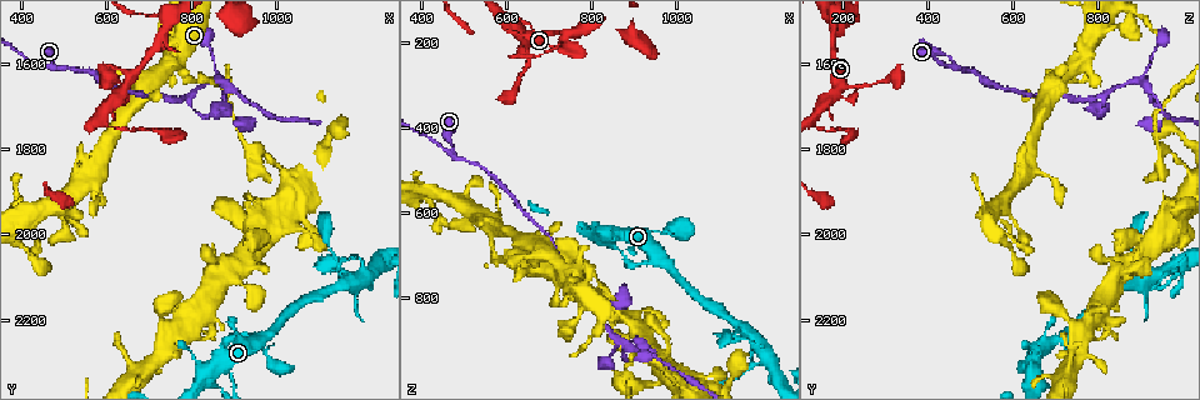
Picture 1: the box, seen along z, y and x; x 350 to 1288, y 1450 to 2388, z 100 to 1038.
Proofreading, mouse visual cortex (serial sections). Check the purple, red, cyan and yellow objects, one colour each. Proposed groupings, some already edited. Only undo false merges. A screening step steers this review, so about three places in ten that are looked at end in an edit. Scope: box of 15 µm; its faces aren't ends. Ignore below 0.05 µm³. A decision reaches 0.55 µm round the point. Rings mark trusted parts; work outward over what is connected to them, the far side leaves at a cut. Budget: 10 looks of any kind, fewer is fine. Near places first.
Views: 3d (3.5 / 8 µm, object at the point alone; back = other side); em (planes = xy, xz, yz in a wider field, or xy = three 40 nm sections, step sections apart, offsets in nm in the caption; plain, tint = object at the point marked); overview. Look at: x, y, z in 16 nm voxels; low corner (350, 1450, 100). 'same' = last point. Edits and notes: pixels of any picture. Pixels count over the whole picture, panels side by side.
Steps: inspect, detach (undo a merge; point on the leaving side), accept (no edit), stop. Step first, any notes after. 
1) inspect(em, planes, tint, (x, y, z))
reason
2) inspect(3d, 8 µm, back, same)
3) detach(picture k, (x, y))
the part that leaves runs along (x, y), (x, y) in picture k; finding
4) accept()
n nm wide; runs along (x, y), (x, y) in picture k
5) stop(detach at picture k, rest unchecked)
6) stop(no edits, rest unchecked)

inspect(3d, 3.5 µm, (470, 1595, 455))
three arms meet

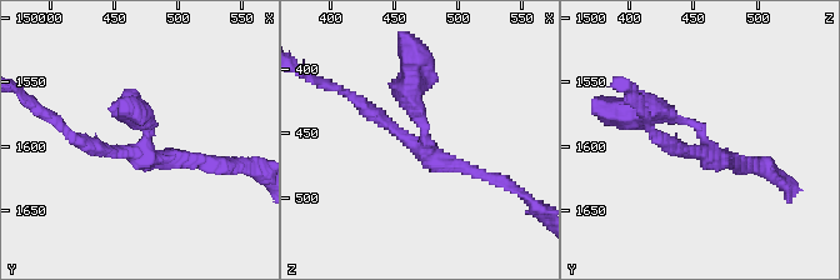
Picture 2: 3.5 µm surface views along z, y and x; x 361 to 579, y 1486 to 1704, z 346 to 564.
accept()
runs along (414, 74), (425, 154), (486, 176) in picture 2; all the same cell

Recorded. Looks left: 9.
inspect(3d, 3.5 µm, (630, 1685, 200))

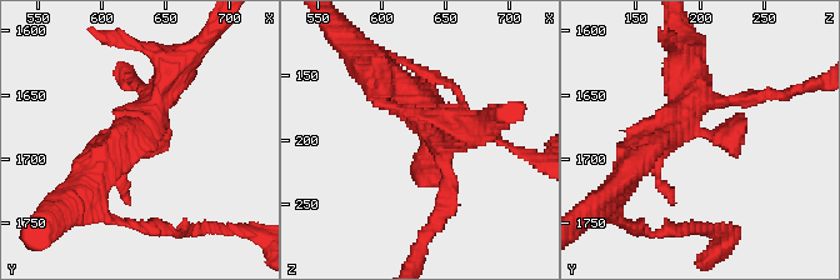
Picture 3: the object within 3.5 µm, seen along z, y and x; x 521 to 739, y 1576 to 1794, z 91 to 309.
inspect(em, xy, step 2, tint, (634, 1678, 204))

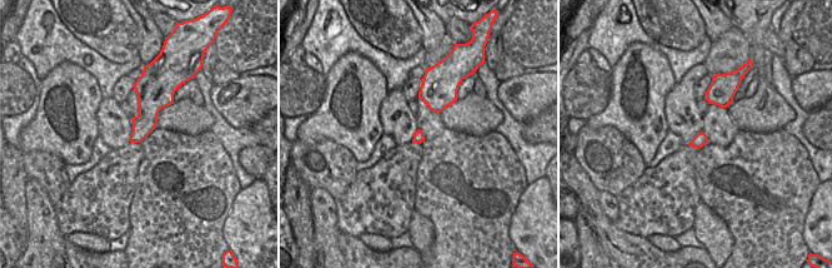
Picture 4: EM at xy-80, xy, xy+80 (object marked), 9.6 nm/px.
accept()
runs along (691, 75), (679, 114), (698, 133), (746, 121) in picture 3; continuous, no second cell

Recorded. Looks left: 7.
inspect(3d, 8 µm, (790, 1670, 815))
abrupt turn

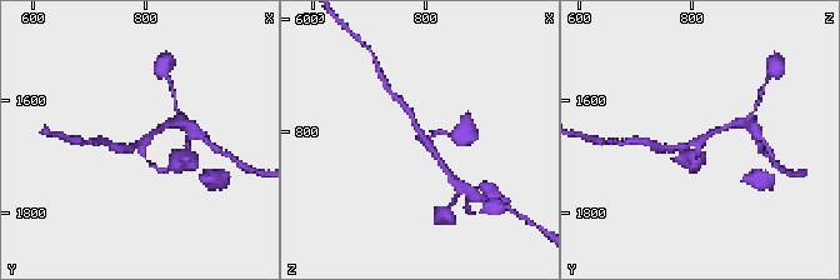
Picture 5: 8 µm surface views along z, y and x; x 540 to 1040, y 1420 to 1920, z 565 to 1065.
inspect(em, planes, tint, (795, 1675, 810))

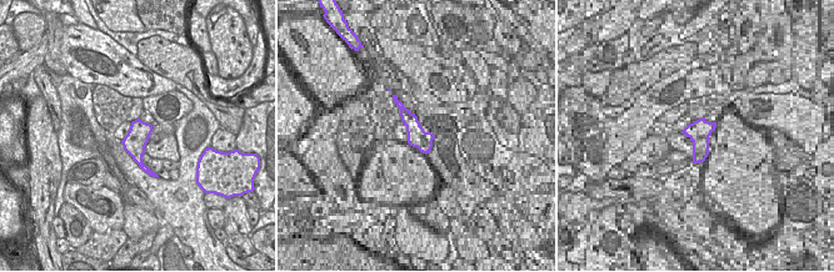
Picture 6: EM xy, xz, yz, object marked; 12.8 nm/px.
accept()
3 arms; runs along (406, 105), (414, 125), (441, 161) in picture 5; all the same cell

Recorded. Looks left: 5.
inspect(3d, 3.5 µm, back, (1145, 2055, 880))
calibre changes

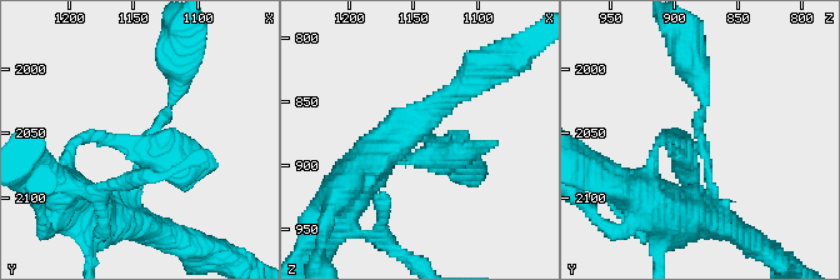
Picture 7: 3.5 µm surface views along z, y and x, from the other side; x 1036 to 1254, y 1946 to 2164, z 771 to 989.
inspect(em, xy, step 3, plain, (1138, 2050, 882))
now the EM

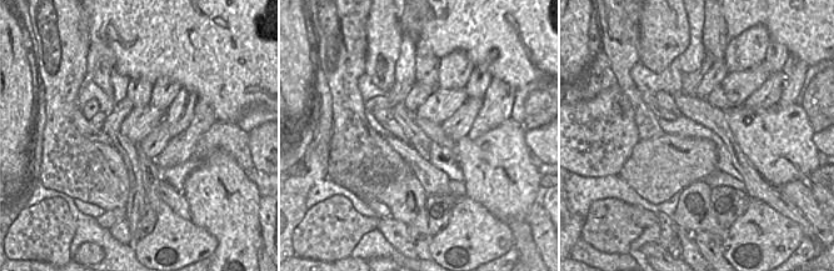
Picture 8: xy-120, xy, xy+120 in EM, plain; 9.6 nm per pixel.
inspect(em, xy, step 3, tint, same)

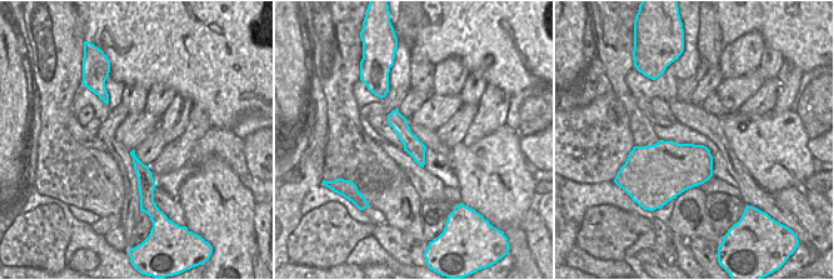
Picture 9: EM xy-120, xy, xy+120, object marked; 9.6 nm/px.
accept()
runs along (130, 220), (176, 63) in picture 7; one cell here

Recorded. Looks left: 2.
stop(no edits, rest unchecked)

